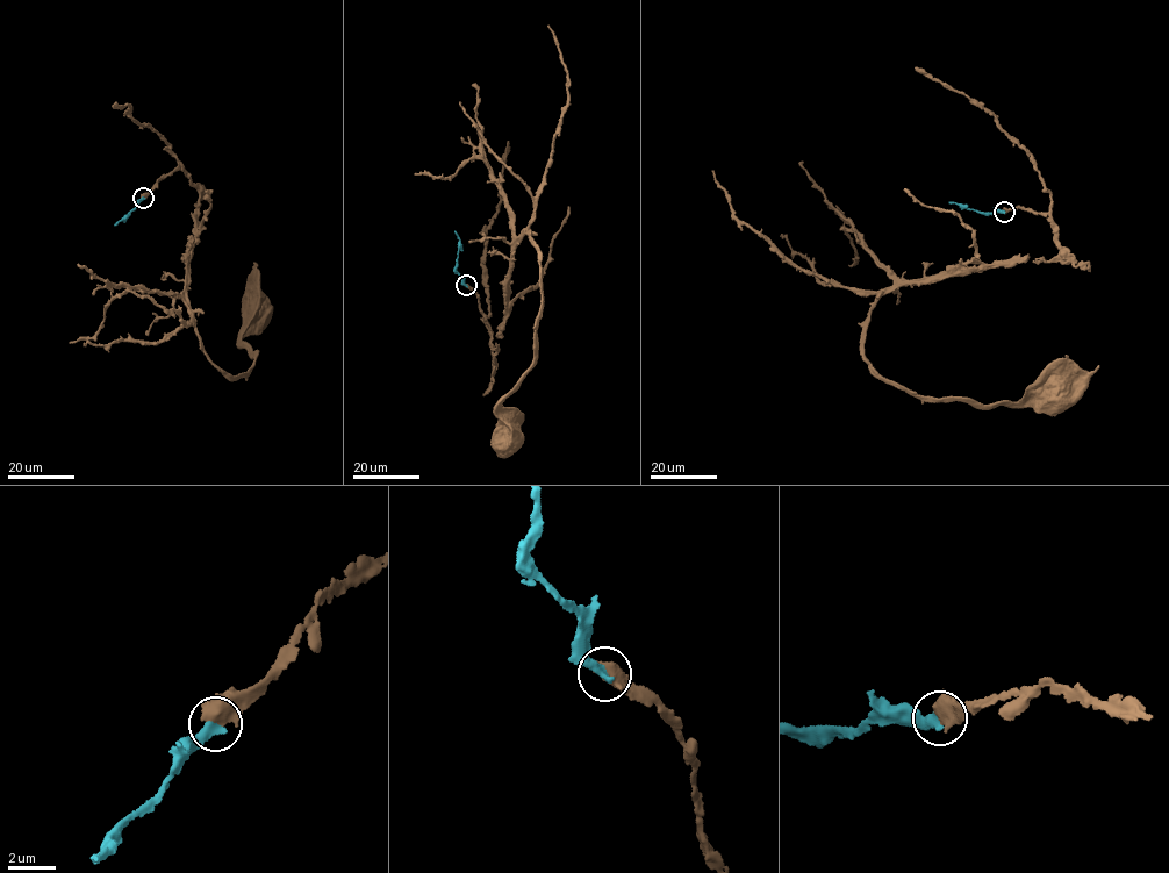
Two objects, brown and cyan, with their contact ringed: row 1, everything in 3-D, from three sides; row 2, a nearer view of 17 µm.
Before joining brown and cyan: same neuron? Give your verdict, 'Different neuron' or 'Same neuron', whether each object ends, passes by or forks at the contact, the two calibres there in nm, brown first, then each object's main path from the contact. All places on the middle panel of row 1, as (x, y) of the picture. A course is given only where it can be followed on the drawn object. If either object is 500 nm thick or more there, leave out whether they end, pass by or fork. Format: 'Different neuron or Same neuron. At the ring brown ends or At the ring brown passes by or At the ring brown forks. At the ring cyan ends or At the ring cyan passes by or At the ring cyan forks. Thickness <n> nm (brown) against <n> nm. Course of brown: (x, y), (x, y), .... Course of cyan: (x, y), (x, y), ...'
Same neuron. Thickness 800 nm (brown) against 400 nm. Course of brown: (466, 285), (493, 362), (513, 241), (526, 233), (543, 301), (533, 364), (500, 405), (507, 435). Course of cyan: (466, 285), (456, 269), (460, 241), (454, 231)

